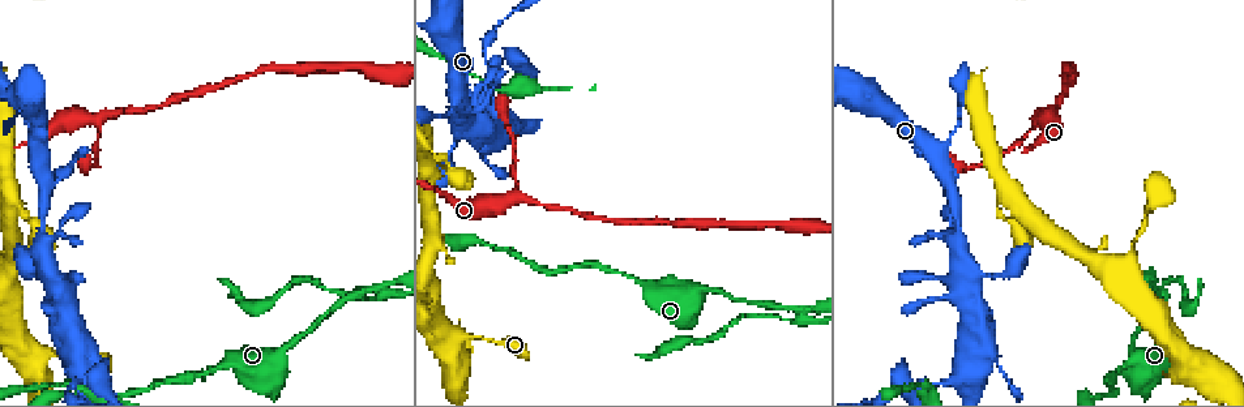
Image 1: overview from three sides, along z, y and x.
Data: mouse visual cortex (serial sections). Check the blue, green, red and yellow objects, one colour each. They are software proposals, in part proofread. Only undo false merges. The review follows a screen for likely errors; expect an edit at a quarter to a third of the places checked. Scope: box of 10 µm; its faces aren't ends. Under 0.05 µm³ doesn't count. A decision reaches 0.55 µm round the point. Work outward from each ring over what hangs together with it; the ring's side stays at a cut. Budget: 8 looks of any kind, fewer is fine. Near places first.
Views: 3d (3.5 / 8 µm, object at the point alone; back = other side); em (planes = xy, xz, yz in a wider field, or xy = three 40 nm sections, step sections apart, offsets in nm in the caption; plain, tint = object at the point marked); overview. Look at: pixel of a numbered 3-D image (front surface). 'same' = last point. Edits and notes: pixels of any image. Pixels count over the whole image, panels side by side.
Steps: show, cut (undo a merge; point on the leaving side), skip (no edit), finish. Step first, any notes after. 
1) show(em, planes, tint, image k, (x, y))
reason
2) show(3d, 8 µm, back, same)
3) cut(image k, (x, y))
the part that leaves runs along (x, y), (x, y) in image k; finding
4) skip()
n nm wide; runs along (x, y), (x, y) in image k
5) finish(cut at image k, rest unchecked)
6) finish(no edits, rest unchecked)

show(3d, 3.5 µm, image 1, (514, 198))
thin arm on a thick one

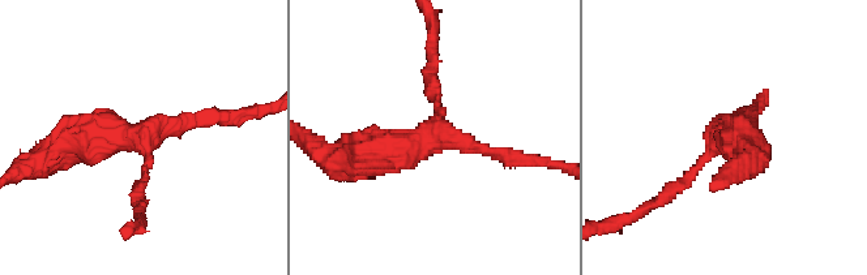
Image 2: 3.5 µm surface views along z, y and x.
show(em, xy, step 2, tint, image 2, (440, 136))
now the EM

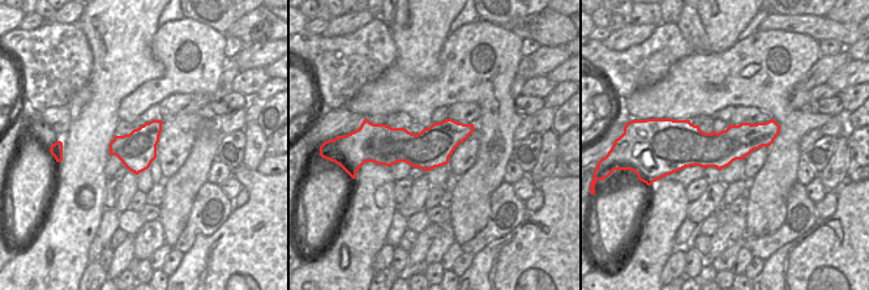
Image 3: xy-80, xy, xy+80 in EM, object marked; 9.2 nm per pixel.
skip()
runs along (64, 147), (225, 119) in image 2; continuous, no second cell

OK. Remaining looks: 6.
show(3d, 3.5 µm, image 1, (378, 288))
abrupt turn

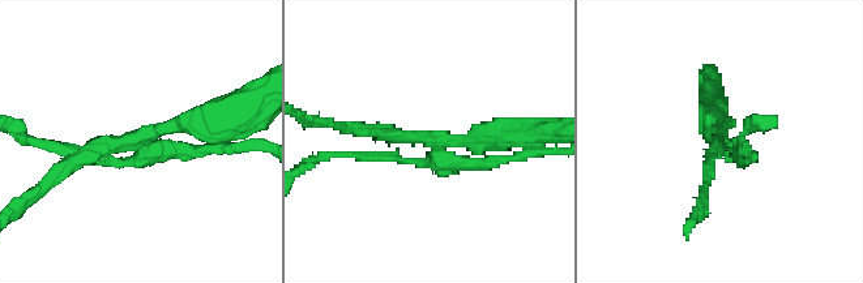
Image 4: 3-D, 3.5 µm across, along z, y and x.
show(em, planes, tint, image 4, (722, 142))
4 arms; arms of 150, 150, 150, 250 nm

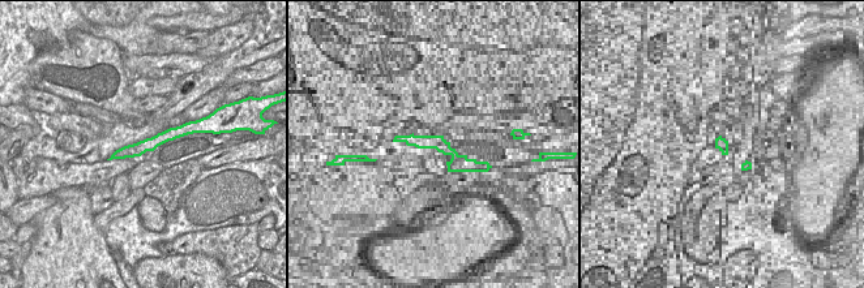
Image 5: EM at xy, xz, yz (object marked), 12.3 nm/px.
cut(image 4, (196, 150))
the part that leaves runs along (436, 153), (428, 163), (320, 155) in image 4; a second cell is stuck on

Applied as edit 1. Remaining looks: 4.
show(3d, 3.5 µm, image 1, (495, 88))
sudden change in width

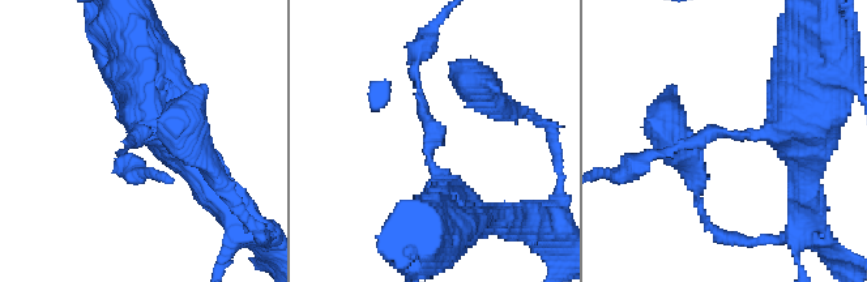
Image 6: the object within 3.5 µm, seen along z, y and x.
show(em, xy, step 3, tint, image 6, (141, 131))
arms of 100, 450 nm; shape alone is not enough

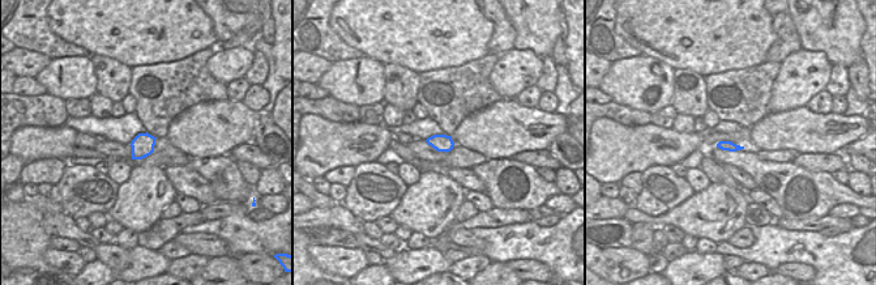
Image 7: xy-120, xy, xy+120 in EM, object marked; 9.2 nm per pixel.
skip()
runs along (799, 111), (765, 135), (712, 131), (648, 154) in image 6; continuous, no second cell

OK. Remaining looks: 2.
finish(cut at image 4, rest unchecked)

